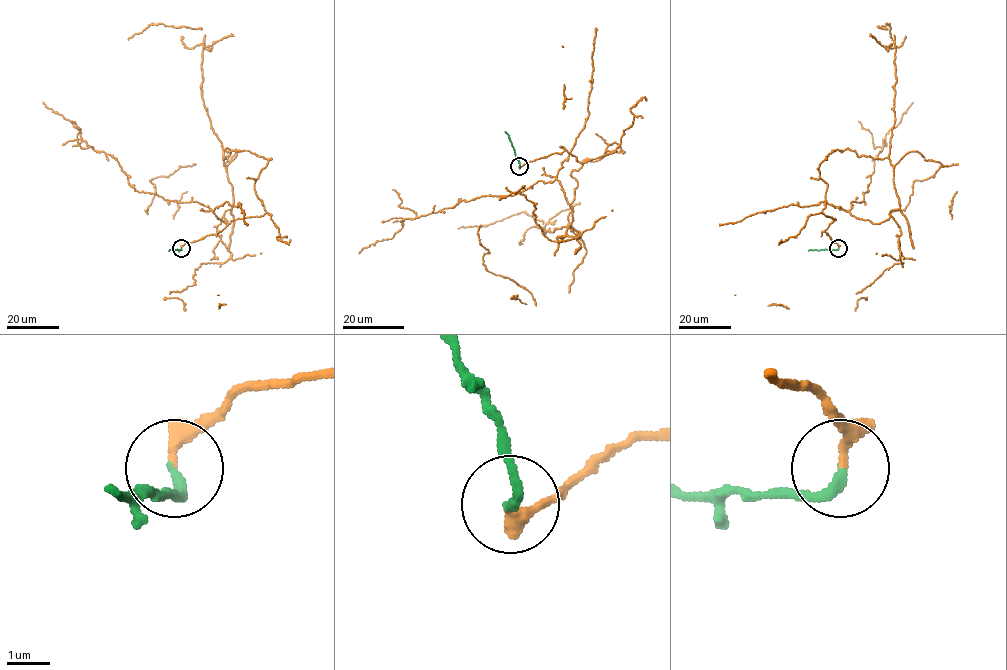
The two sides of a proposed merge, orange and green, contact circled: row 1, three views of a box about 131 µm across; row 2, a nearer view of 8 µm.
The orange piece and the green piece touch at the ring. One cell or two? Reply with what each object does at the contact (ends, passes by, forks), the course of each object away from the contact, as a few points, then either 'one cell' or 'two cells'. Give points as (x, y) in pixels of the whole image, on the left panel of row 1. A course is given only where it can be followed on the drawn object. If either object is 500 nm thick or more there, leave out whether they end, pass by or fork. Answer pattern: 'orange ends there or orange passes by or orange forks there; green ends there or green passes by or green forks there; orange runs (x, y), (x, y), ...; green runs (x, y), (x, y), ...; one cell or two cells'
orange passes by; green ends there; orange runs (181, 248), (266, 212), (254, 185), (268, 161), (226, 148), (227, 223), (196, 202), (136, 191), (42, 102); green runs (181, 248), (168, 250); one cell

